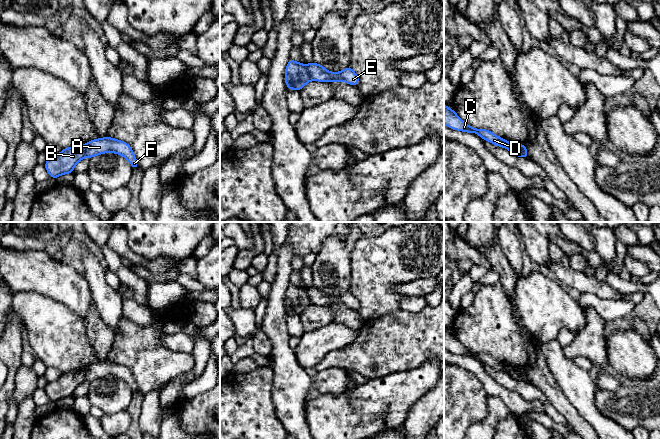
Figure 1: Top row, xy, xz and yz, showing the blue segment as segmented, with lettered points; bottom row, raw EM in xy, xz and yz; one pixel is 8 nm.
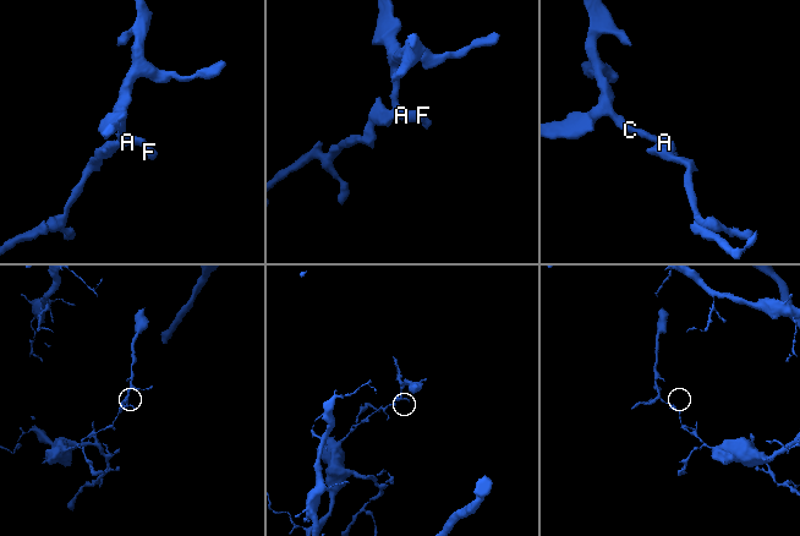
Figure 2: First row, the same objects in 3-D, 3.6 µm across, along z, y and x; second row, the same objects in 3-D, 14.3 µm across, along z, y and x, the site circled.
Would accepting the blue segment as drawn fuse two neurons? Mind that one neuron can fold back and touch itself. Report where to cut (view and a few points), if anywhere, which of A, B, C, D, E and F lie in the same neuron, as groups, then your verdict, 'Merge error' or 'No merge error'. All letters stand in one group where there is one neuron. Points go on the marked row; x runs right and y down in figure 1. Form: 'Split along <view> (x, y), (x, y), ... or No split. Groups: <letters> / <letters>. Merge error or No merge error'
Split along xz (305, 65), (308, 76), (311, 79). Groups: A C D E F / B. Merge error

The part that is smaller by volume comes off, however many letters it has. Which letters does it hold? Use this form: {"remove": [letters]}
{"remove": ["A", "C", "D", "E", "F"]}

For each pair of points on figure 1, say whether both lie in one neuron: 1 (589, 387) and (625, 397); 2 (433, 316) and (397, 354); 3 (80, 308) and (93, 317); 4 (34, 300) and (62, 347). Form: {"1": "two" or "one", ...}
{"1": "two", "2": "one", "3": "two", "4": "one"}

